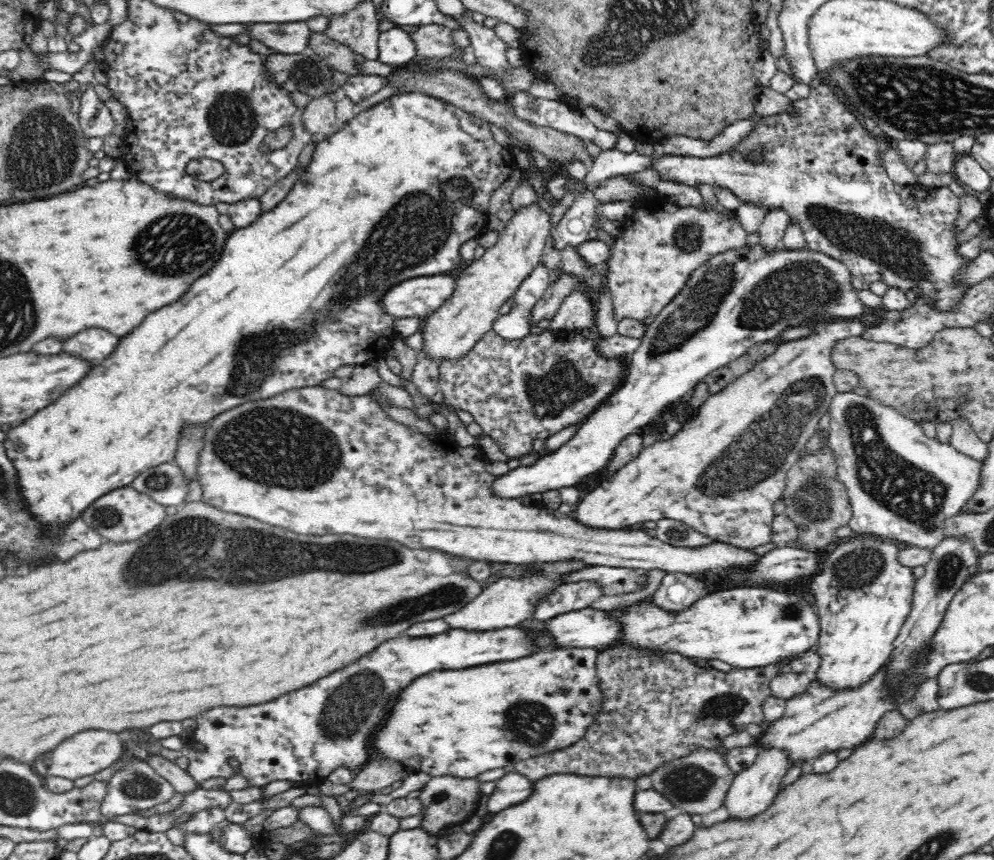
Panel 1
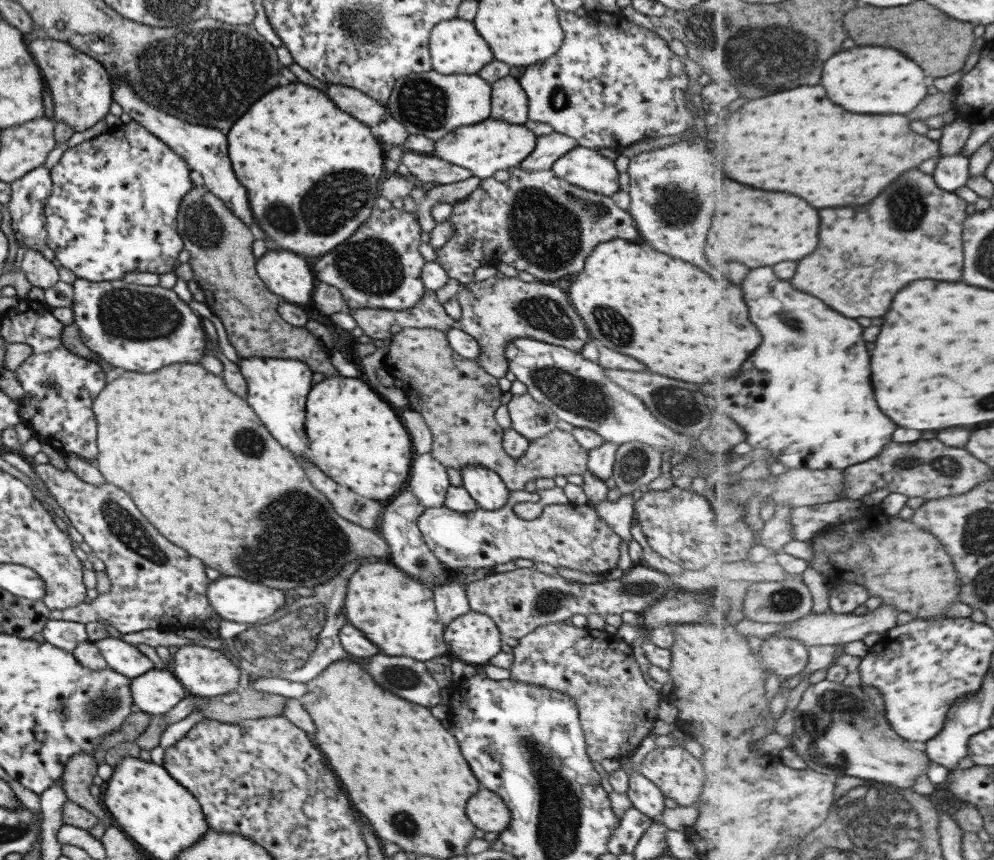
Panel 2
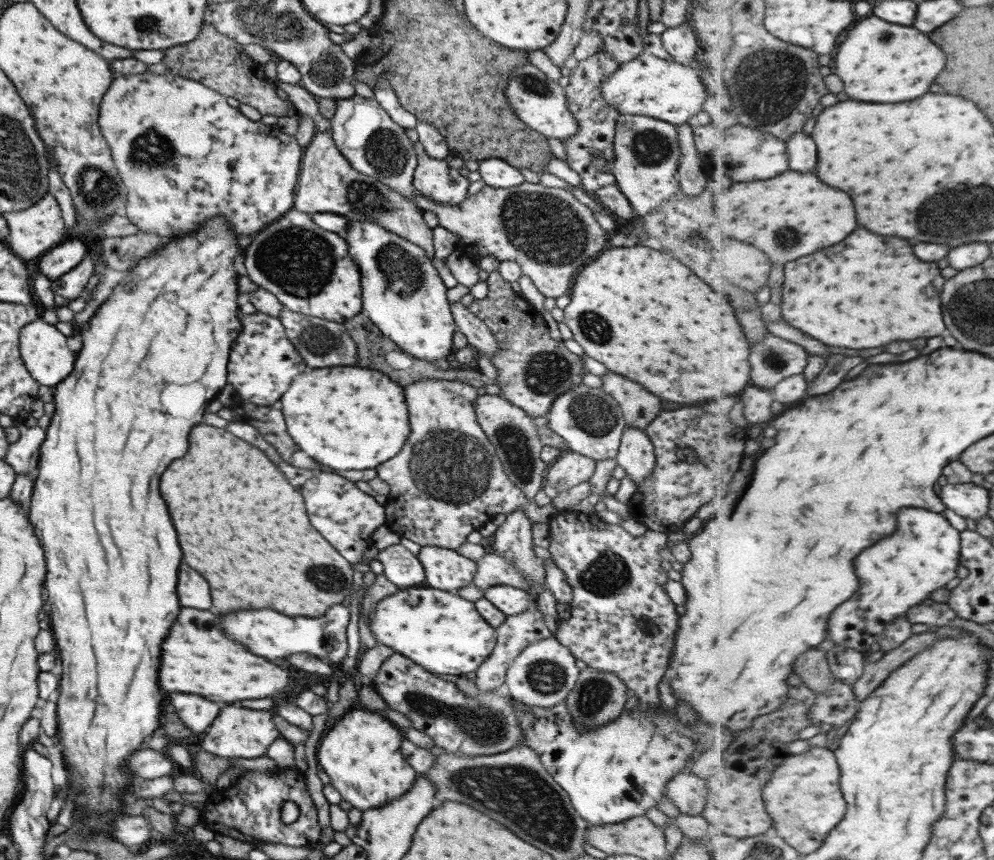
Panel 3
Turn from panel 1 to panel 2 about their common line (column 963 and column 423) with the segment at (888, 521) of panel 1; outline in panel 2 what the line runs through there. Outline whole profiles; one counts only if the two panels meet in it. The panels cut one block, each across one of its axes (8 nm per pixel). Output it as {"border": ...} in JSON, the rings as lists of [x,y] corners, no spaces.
{"border":[[[429,453],[413,458],[409,480],[405,486],[411,490],[411,494],[424,509],[441,506],[449,485],[446,467]]]}

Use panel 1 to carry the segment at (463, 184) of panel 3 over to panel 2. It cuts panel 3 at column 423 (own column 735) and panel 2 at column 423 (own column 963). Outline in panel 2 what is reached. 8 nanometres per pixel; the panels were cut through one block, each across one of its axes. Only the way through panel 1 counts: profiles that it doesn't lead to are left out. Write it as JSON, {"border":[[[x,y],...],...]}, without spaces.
{"border":[[[394,207],[383,211],[373,209],[370,211],[370,215],[367,217],[367,220],[364,220],[357,227],[357,230],[355,230],[355,232],[353,232],[353,234],[351,234],[351,236],[347,240],[345,240],[345,242],[338,244],[337,246],[335,246],[335,248],[333,248],[333,250],[330,250],[329,252],[321,255],[321,258],[317,260],[317,262],[313,266],[313,275],[317,278],[318,281],[324,282],[329,286],[337,288],[337,290],[340,292],[340,295],[342,296],[342,299],[344,300],[344,304],[351,309],[383,308],[383,310],[405,310],[405,308],[413,308],[413,306],[415,306],[415,303],[421,300],[423,292],[425,292],[425,288],[422,285],[420,279],[420,272],[423,264],[425,264],[425,259],[423,259],[418,251],[419,244],[421,243],[419,234],[421,234],[421,229],[419,228],[416,212],[407,213],[403,211],[403,209],[395,209]]]}

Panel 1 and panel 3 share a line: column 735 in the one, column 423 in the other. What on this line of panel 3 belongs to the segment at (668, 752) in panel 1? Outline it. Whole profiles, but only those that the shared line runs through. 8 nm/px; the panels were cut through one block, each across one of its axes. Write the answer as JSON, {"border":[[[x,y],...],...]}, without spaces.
{"border":[[[392,653],[381,664],[371,685],[384,700],[386,708],[401,712],[407,720],[411,721],[413,728],[424,732],[425,736],[431,738],[433,746],[445,750],[446,753],[454,755],[459,752],[467,757],[499,754],[518,746],[523,738],[523,733],[519,729],[519,721],[515,717],[514,700],[508,694],[491,689],[480,691],[477,696],[469,697],[459,691],[455,683],[441,680],[399,653]]]}

